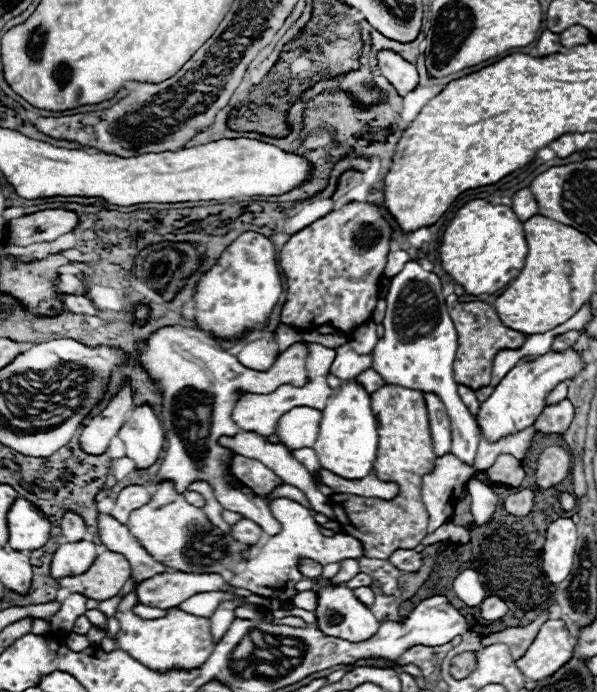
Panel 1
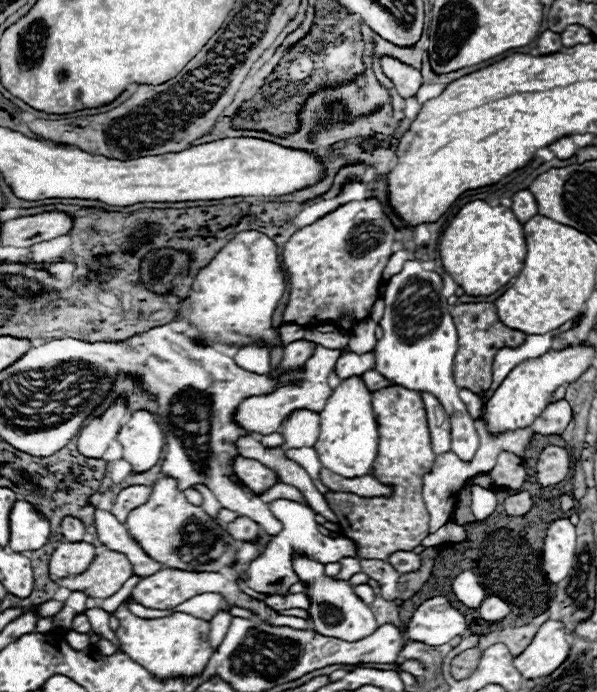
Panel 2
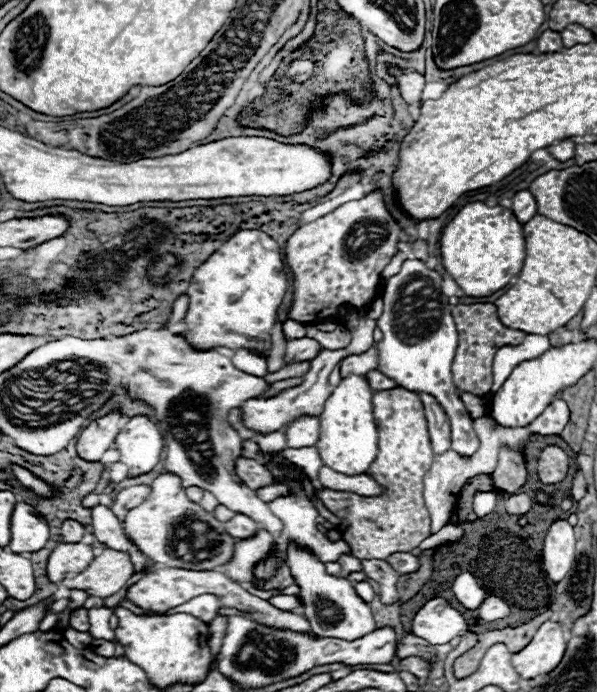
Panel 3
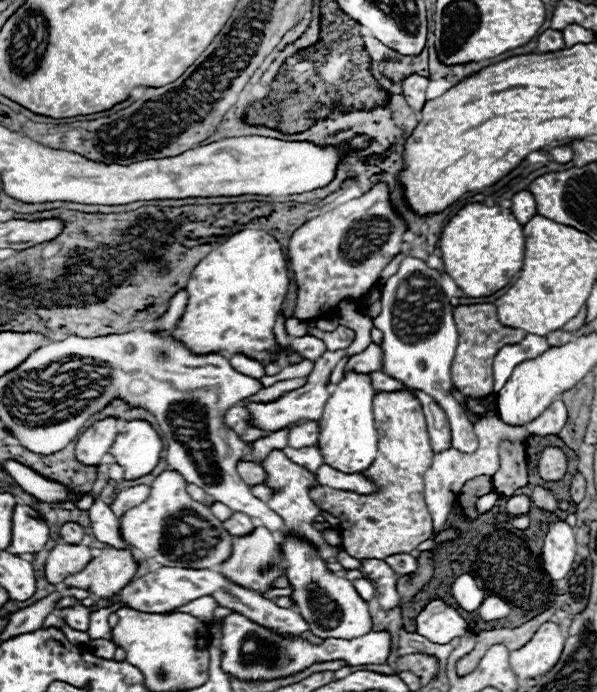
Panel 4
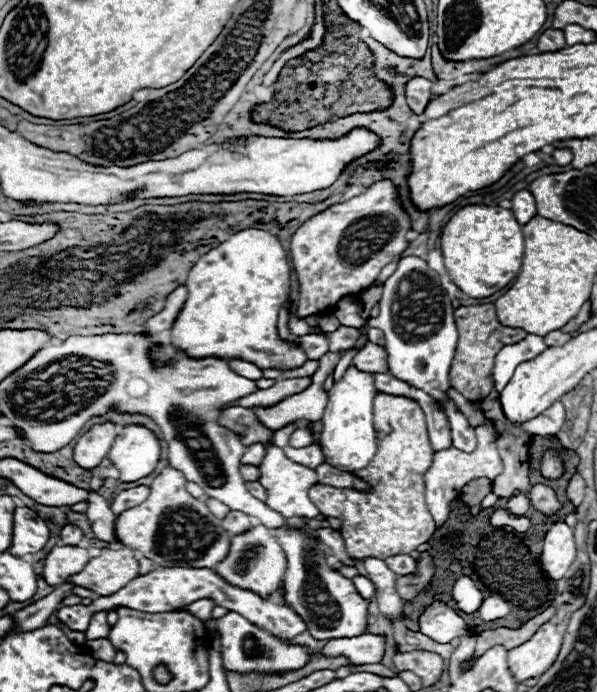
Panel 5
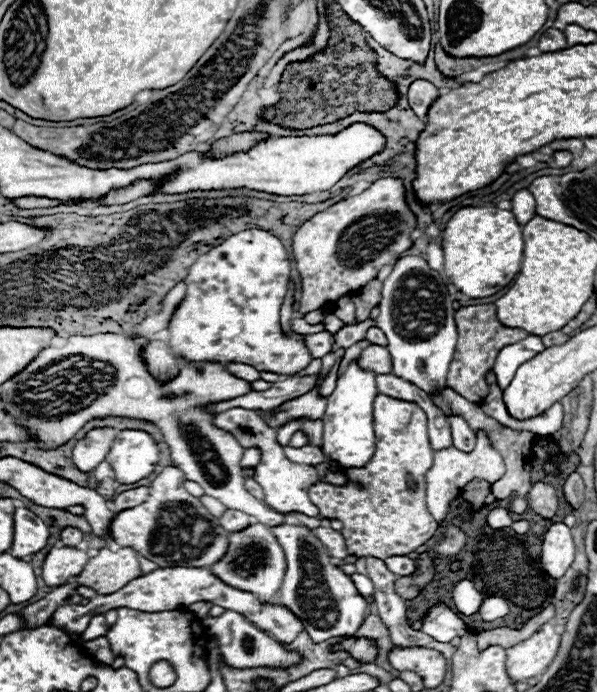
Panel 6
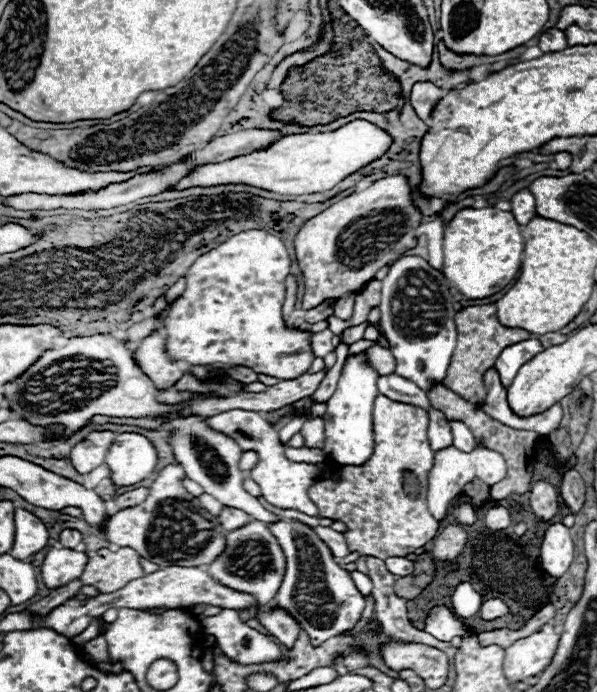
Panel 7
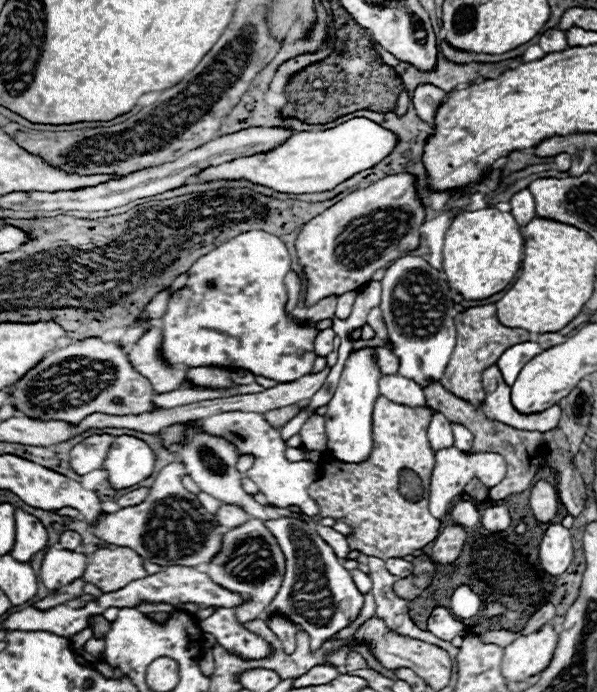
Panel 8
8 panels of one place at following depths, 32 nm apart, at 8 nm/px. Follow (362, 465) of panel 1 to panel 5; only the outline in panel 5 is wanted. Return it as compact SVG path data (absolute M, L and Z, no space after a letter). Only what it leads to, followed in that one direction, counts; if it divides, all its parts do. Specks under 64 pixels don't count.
M350 366L342 380L338 380L328 396L328 404L322 416L322 432L320 432L320 450L324 454L324 462L342 470L354 472L366 468L376 454L376 430L372 418L372 402L378 390L374 390L372 374L368 378L358 378L362 372Z

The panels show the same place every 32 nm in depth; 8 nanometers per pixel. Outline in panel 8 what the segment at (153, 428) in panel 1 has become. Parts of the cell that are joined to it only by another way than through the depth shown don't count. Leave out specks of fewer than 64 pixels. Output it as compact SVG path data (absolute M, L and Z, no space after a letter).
M116 436L106 460L104 468L108 470L108 480L112 488L128 488L148 478L156 464L154 450L136 436Z

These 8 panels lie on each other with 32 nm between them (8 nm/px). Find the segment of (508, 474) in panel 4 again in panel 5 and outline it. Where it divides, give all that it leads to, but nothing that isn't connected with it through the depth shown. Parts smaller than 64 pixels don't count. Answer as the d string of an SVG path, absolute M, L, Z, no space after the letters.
M524 434L522 438L504 436L498 440L498 450L502 458L502 474L496 476L492 482L492 492L500 498L512 496L516 490L528 490L528 440L530 436Z

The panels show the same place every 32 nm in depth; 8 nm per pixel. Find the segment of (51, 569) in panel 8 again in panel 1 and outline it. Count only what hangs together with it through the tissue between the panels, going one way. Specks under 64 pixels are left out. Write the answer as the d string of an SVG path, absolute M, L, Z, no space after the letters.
M88 540L66 542L54 552L50 574L54 578L62 578L62 574L82 574L94 564L96 556L98 552L94 542L88 542Z

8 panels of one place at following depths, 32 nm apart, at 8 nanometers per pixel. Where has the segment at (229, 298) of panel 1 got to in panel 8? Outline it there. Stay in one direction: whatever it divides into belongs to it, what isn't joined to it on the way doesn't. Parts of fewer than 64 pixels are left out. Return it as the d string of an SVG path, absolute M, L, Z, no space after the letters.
M262 230L238 234L236 238L224 242L224 246L218 246L216 250L198 258L188 270L188 284L170 298L168 310L162 318L164 358L170 364L186 364L190 368L246 368L256 376L266 376L276 382L292 382L294 378L302 378L302 374L310 374L312 364L318 358L314 354L314 336L318 334L318 330L314 330L314 324L300 326L288 320L284 312L288 298L284 276L288 272L290 254L284 242L278 236Z

